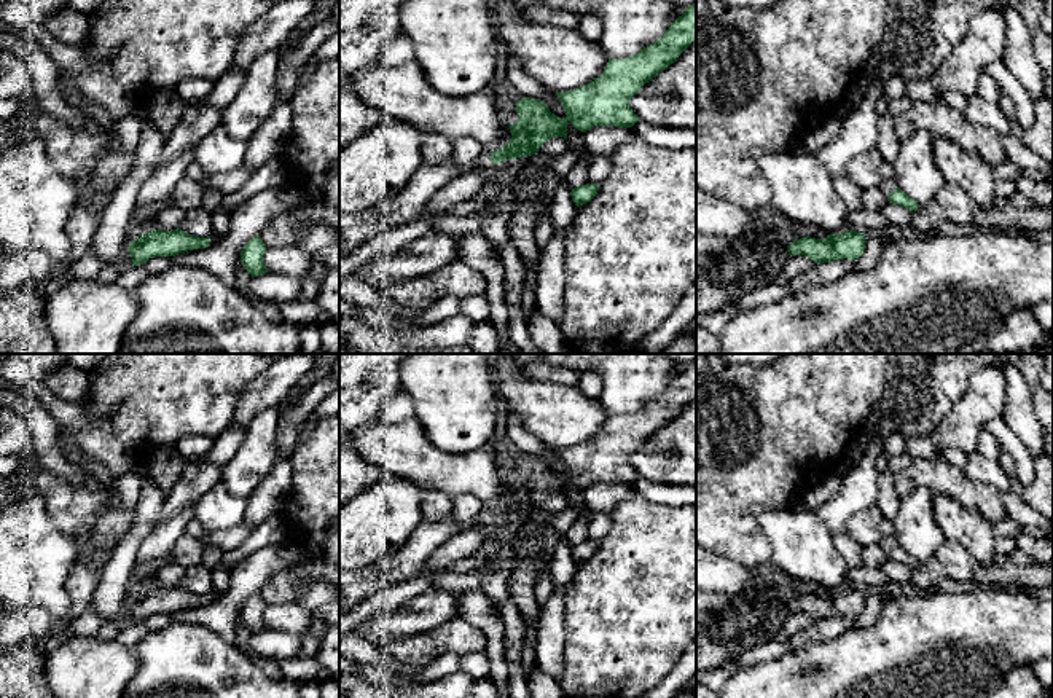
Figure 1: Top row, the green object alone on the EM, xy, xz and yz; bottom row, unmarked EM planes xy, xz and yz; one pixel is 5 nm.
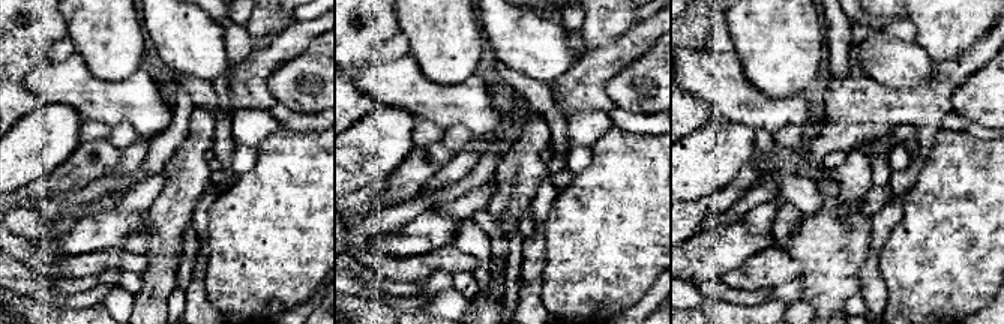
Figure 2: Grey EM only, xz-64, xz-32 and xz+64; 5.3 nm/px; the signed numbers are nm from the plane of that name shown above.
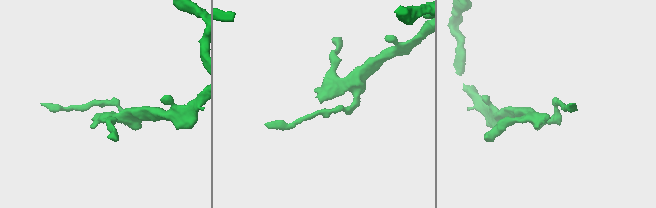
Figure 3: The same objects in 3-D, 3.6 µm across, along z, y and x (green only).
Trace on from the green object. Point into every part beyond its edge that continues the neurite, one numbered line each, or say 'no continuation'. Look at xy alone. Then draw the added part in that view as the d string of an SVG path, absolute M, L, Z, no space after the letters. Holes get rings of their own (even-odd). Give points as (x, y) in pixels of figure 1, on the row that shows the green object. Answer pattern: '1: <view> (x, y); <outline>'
1: xy (110, 273); M126 250L123 257L113 263L104 265L100 269L97 280L102 284L112 284L119 279L119 276L132 266L132 258Z

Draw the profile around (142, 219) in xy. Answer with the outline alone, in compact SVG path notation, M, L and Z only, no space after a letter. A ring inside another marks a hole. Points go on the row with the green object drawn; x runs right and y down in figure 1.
M169 194L167 198L158 201L158 202L135 207L131 215L131 223L127 228L129 244L132 241L135 241L137 237L140 237L142 234L155 229L155 226L153 226L155 217L159 215L164 209L167 209L170 206L174 206L174 199Z

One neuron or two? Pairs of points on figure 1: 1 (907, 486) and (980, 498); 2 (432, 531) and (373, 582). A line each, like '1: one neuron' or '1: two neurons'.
1: one neuron
2: one neuron

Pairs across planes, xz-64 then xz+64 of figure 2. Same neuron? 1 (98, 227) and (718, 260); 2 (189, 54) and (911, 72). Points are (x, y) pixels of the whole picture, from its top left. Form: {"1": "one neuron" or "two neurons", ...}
{"1": "one neuron", "2": "one neuron"}

